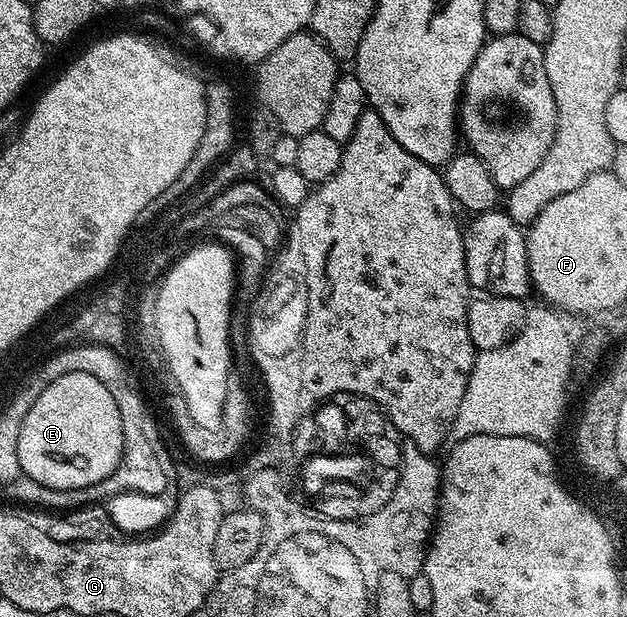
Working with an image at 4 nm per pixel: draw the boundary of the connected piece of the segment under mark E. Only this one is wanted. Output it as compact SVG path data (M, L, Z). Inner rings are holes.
M70 372L52 381L52 385L36 397L20 425L18 456L26 478L40 481L40 485L48 485L48 489L84 489L104 481L104 477L114 472L122 456L120 412L112 393L96 377L84 372Z

